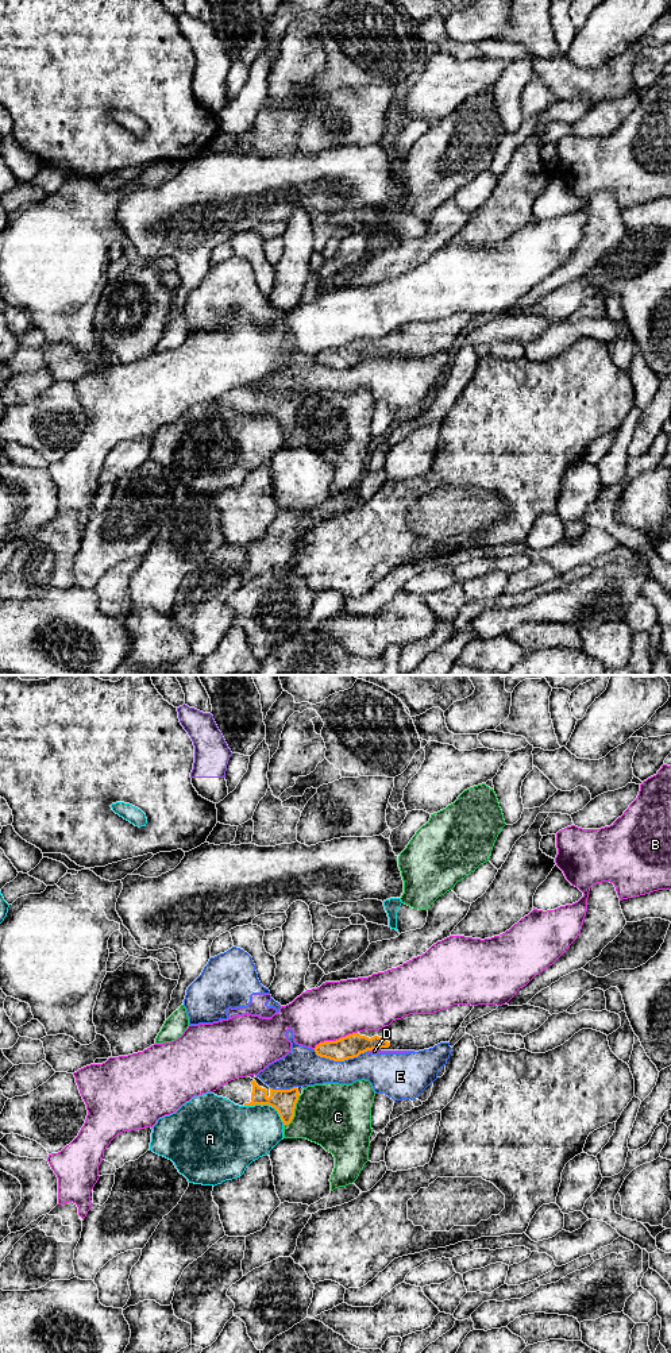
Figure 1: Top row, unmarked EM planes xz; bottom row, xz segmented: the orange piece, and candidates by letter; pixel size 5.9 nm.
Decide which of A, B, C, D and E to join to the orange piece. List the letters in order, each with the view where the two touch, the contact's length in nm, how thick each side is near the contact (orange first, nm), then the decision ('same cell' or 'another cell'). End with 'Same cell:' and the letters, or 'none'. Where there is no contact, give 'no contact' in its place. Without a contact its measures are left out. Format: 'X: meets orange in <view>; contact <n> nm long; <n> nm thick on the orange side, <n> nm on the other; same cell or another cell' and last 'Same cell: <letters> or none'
A: meets orange in xz; contact 260 nm long; 140 nm thick on the orange side, 360 nm on the other; another cell
B: meets orange in xz; contact 280 nm long; 140 nm thick on the orange side, 340 nm on the other; another cell
C: meets orange in xz; contact 200 nm long; 140 nm thick on the orange side, 380 nm on the other; another cell
D: meets orange in xz; contact 90 nm long; 140 nm thick on the orange side, 30 nm on the other; another cell
E: meets orange in xz; contact 320 nm long; 140 nm thick on the orange side, 240 nm on the other; another cell
Same cell: none

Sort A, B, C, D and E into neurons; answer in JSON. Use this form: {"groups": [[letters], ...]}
{"groups": [["A"], ["B"], ["C"], ["D", "E"]]}

